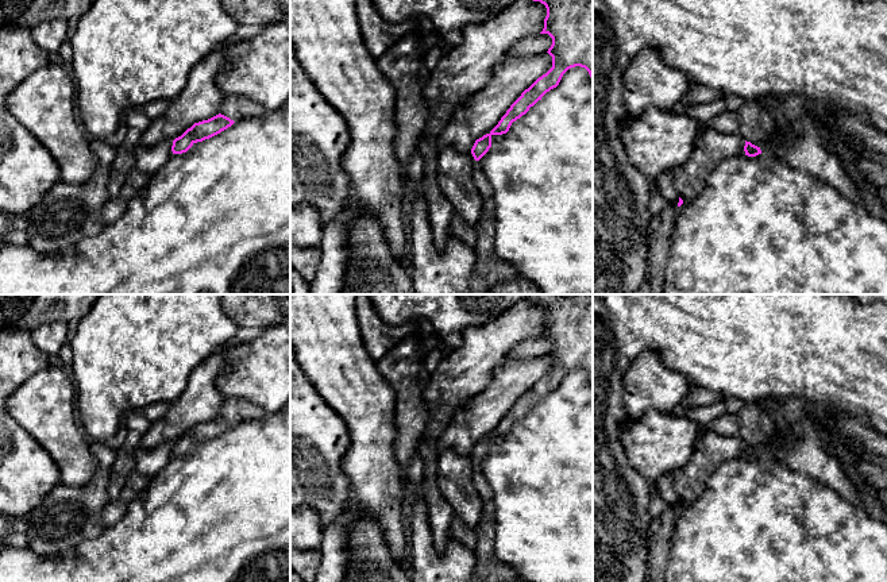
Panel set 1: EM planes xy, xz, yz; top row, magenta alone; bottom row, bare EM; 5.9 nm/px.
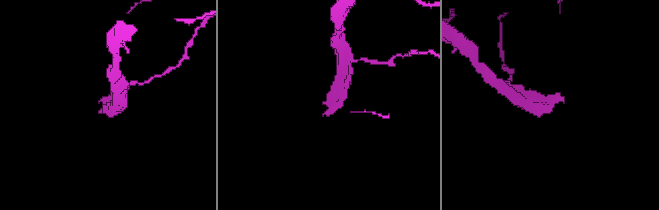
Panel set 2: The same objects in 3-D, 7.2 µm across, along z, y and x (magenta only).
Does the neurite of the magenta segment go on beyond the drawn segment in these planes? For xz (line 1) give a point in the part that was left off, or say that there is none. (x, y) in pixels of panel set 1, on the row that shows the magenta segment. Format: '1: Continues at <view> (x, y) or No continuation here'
1: No continuation here

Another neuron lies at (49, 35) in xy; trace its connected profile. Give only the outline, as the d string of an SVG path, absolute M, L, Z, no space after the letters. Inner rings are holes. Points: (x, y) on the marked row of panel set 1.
M47 20L31 30L34 42L47 53L58 53L68 34L68 22Z

